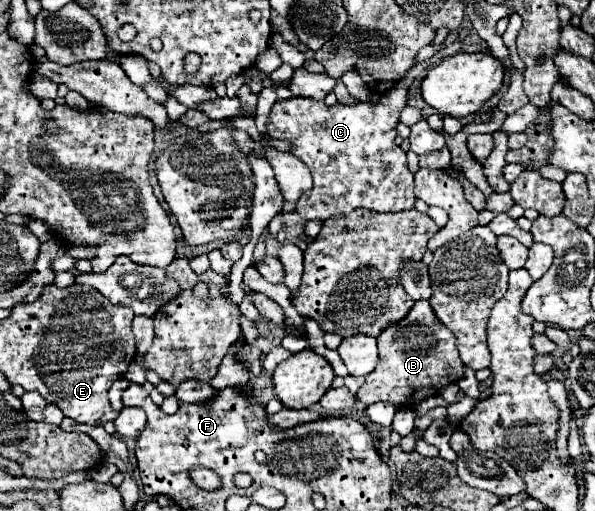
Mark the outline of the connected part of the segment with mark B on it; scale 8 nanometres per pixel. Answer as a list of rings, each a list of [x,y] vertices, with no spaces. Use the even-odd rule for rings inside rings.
[[[425,300],[415,302],[403,320],[381,330],[381,334],[377,336],[377,344],[377,366],[365,378],[365,384],[357,392],[357,400],[361,402],[361,406],[387,400],[393,402],[397,408],[413,408],[423,398],[435,396],[447,384],[457,382],[465,368],[459,358],[453,332],[437,320]]]

